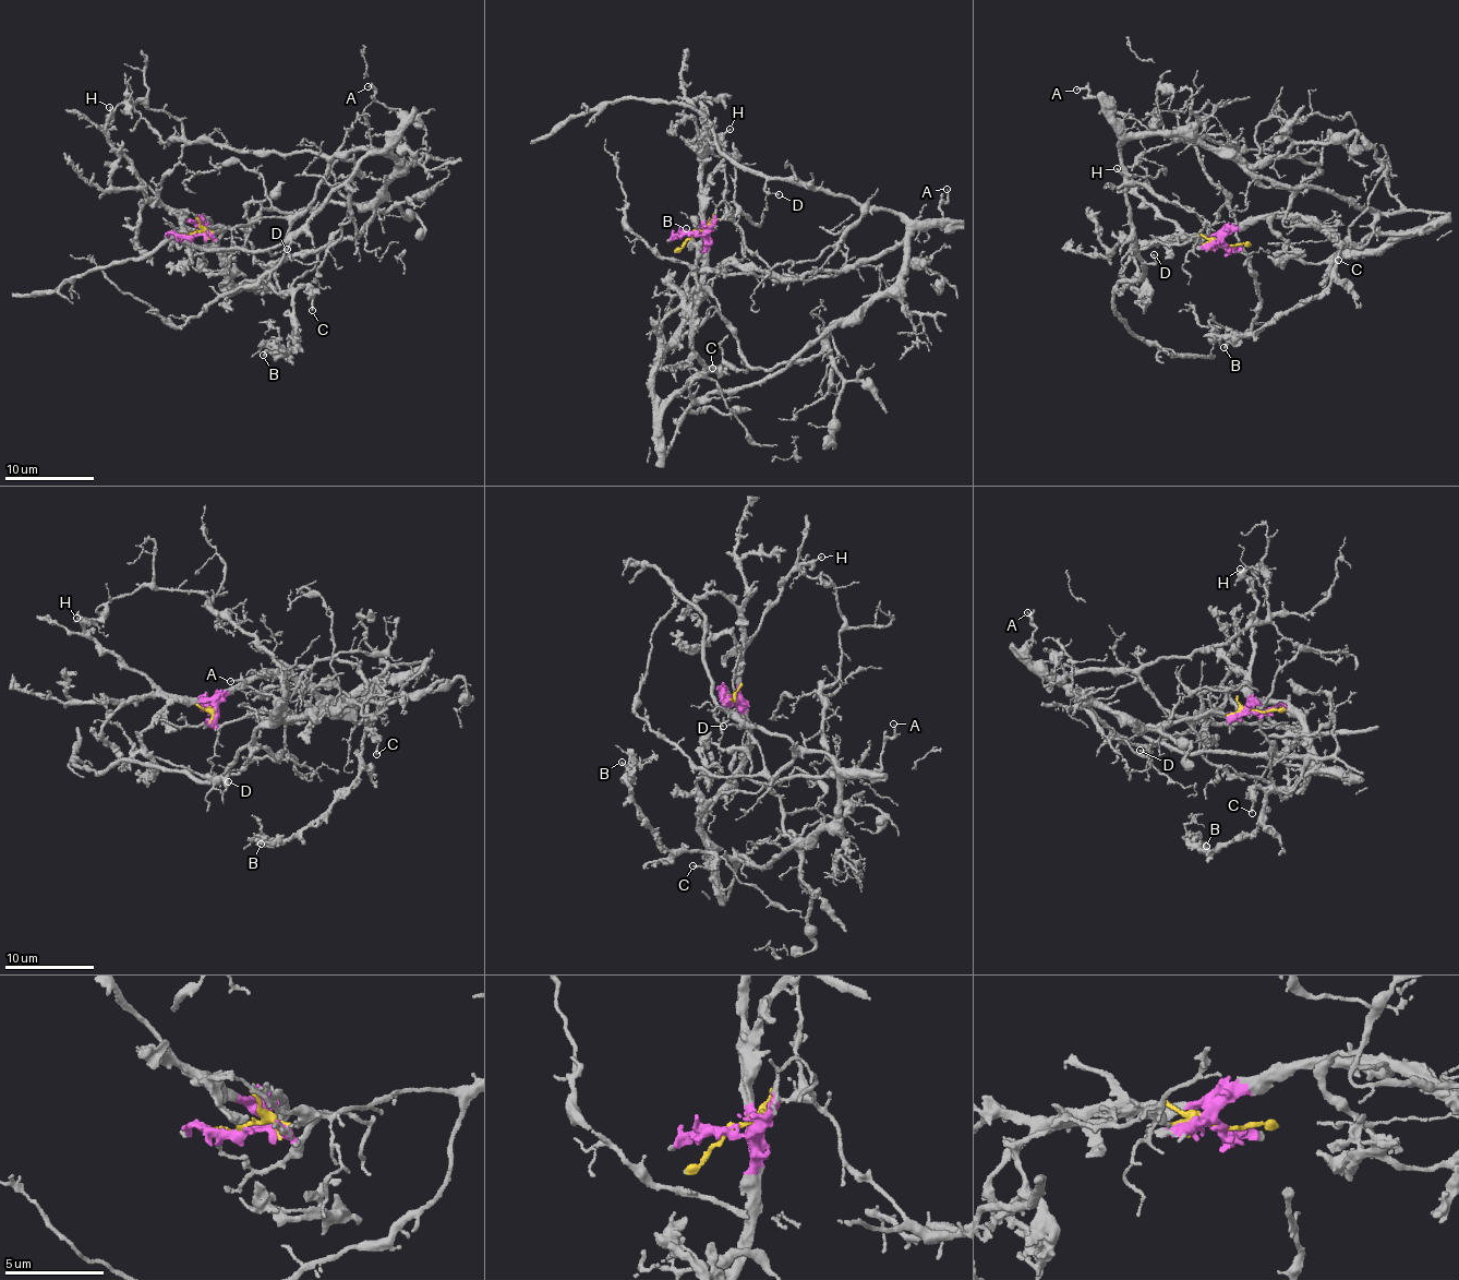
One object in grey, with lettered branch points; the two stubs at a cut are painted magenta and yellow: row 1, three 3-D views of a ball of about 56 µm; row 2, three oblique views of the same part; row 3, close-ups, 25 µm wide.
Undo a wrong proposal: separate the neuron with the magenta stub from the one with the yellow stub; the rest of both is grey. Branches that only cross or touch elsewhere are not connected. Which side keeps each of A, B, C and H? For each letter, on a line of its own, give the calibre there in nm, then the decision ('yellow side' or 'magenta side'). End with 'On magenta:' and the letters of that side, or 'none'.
A: 120 nm thick; yellow side
B: 200 nm thick; magenta side
C: 170 nm thick; magenta side
H: 150 nm thick; magenta side
On magenta: B, C, H

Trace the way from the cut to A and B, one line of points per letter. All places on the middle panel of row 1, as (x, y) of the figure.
A: (695, 231), (727, 218), (776, 273), (798, 279), (887, 253), (948, 224), (940, 206), (947, 188)
B: (694, 230), (704, 237), (699, 296), (656, 371), (664, 402), (703, 366), (690, 356), (699, 298), (686, 228)

